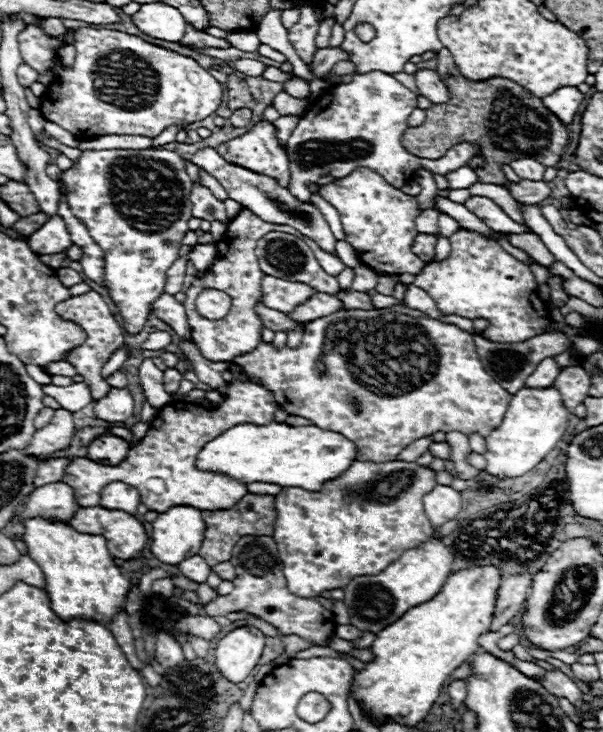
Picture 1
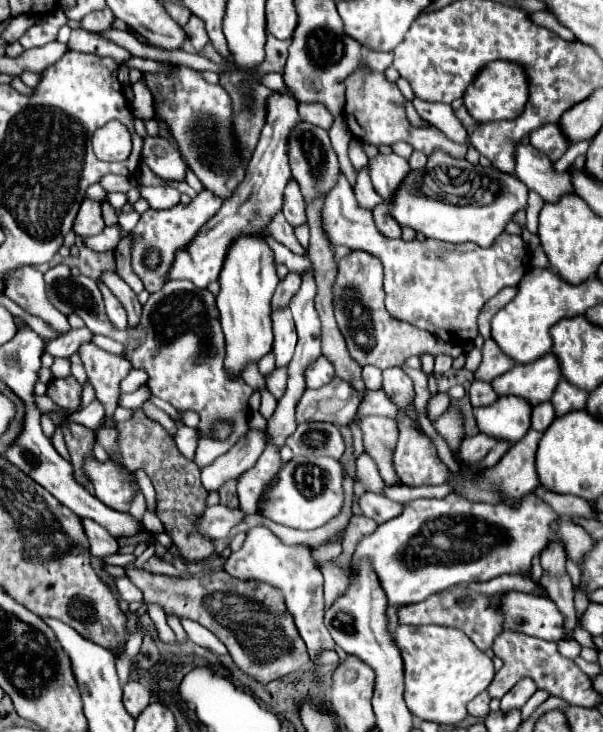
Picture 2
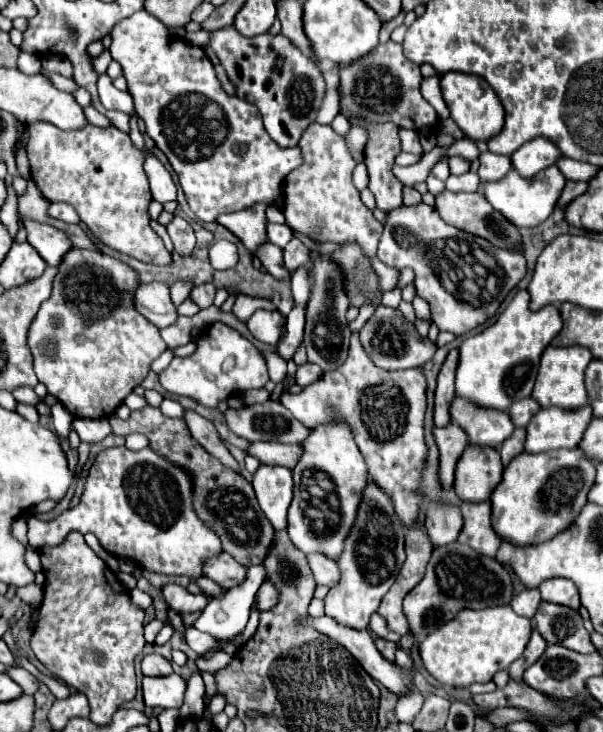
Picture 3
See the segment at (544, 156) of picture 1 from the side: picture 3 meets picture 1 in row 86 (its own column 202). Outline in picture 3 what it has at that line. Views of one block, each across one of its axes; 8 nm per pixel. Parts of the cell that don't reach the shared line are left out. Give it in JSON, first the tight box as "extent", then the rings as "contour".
{"extent":[108,406,274,566],"contour":[[[146,406],[140,412],[132,412],[128,420],[120,420],[118,416],[108,418],[112,432],[118,436],[128,436],[130,432],[140,432],[150,440],[150,448],[158,452],[160,456],[166,456],[172,460],[172,464],[178,464],[178,468],[186,468],[190,476],[194,476],[194,510],[198,512],[198,518],[212,530],[222,542],[222,550],[234,556],[238,564],[254,566],[262,564],[268,546],[274,538],[274,528],[266,520],[264,512],[258,508],[252,484],[246,482],[236,472],[224,468],[214,456],[210,456],[188,432],[186,422],[178,418],[164,416],[158,408]]]}

